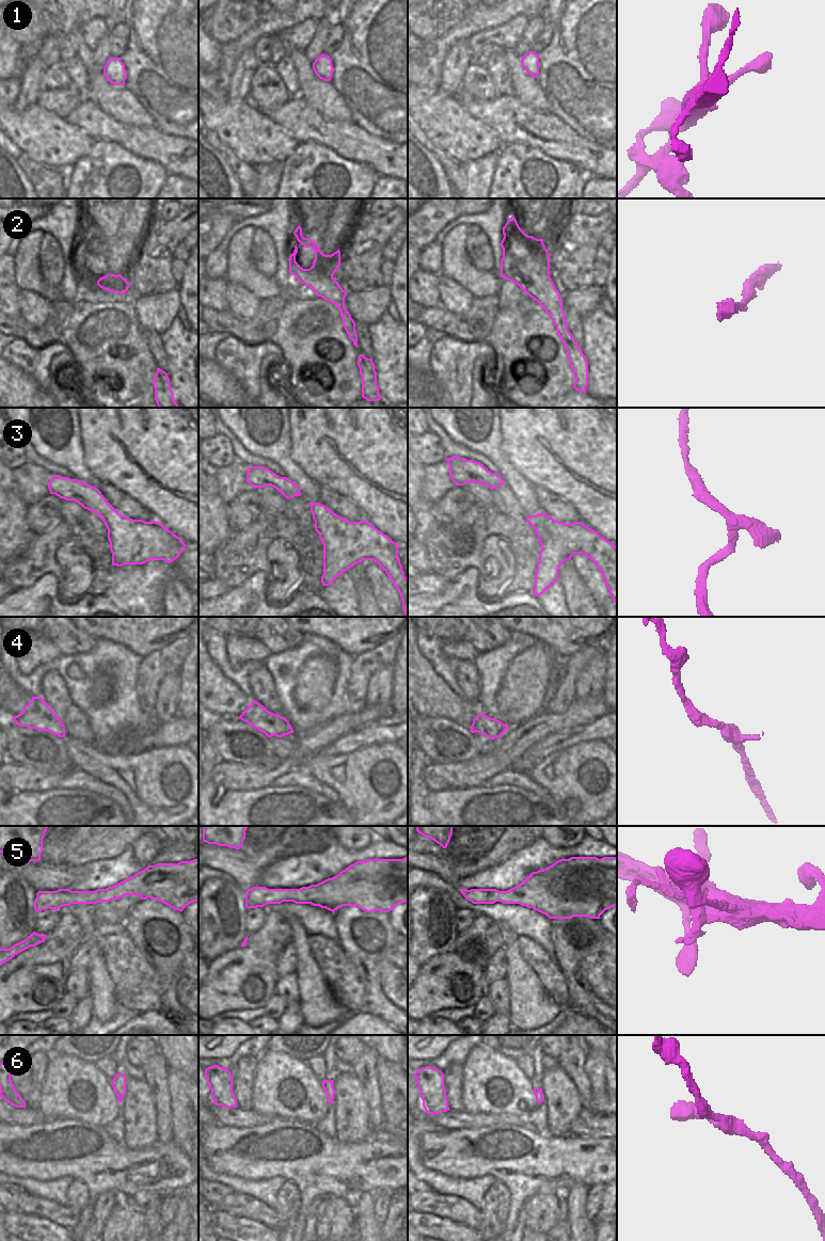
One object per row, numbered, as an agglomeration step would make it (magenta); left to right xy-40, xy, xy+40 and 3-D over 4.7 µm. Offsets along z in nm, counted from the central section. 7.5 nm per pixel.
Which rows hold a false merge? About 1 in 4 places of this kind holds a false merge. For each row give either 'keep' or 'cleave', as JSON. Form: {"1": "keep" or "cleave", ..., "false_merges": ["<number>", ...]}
{"1": "keep", "2": "keep", "3": "keep", "4": "keep", "5": "keep", "6": "keep", "false_merges": []}

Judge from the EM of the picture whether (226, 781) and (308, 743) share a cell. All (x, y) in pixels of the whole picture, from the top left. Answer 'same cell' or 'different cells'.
same cell

